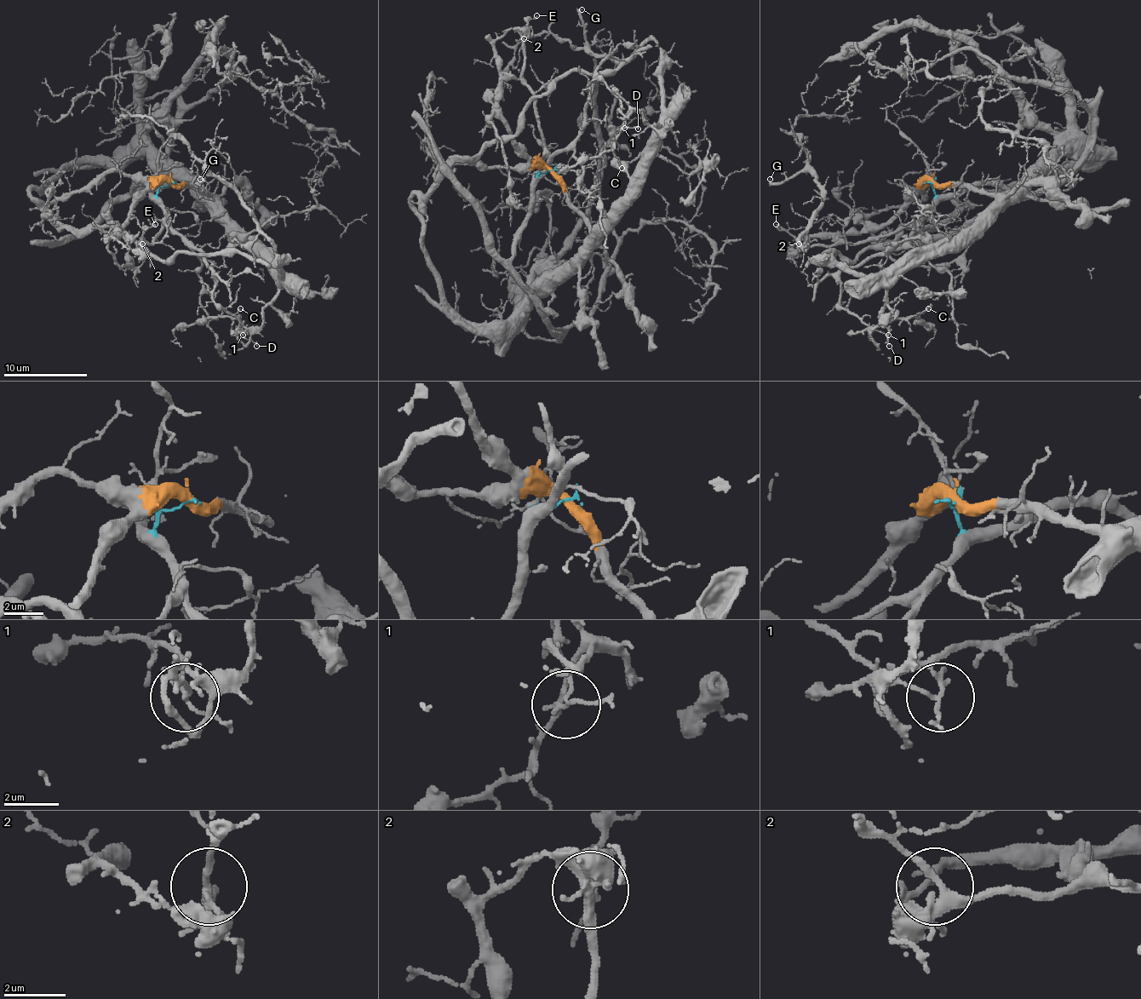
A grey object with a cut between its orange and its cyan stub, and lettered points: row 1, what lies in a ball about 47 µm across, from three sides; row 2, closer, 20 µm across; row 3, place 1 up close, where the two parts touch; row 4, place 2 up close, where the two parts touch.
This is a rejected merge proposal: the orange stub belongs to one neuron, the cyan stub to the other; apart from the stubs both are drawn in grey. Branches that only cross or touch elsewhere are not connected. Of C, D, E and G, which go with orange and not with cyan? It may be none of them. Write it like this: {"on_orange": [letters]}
{"on_orange": ["C", "D", "G"]}

